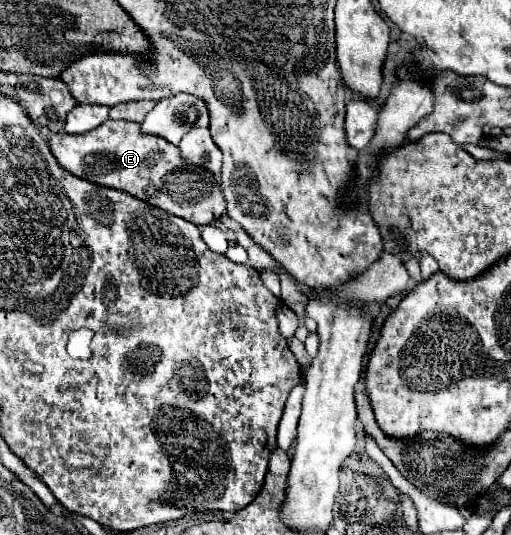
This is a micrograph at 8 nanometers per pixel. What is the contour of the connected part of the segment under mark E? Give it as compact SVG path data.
M106 120L106 124L100 124L94 128L94 132L86 132L82 136L70 136L66 132L52 134L48 144L54 152L54 158L62 168L66 168L66 172L98 186L128 192L130 196L180 216L196 226L210 224L226 210L220 180L212 178L210 172L186 162L180 156L178 146L160 136L142 134L140 124L136 122Z

